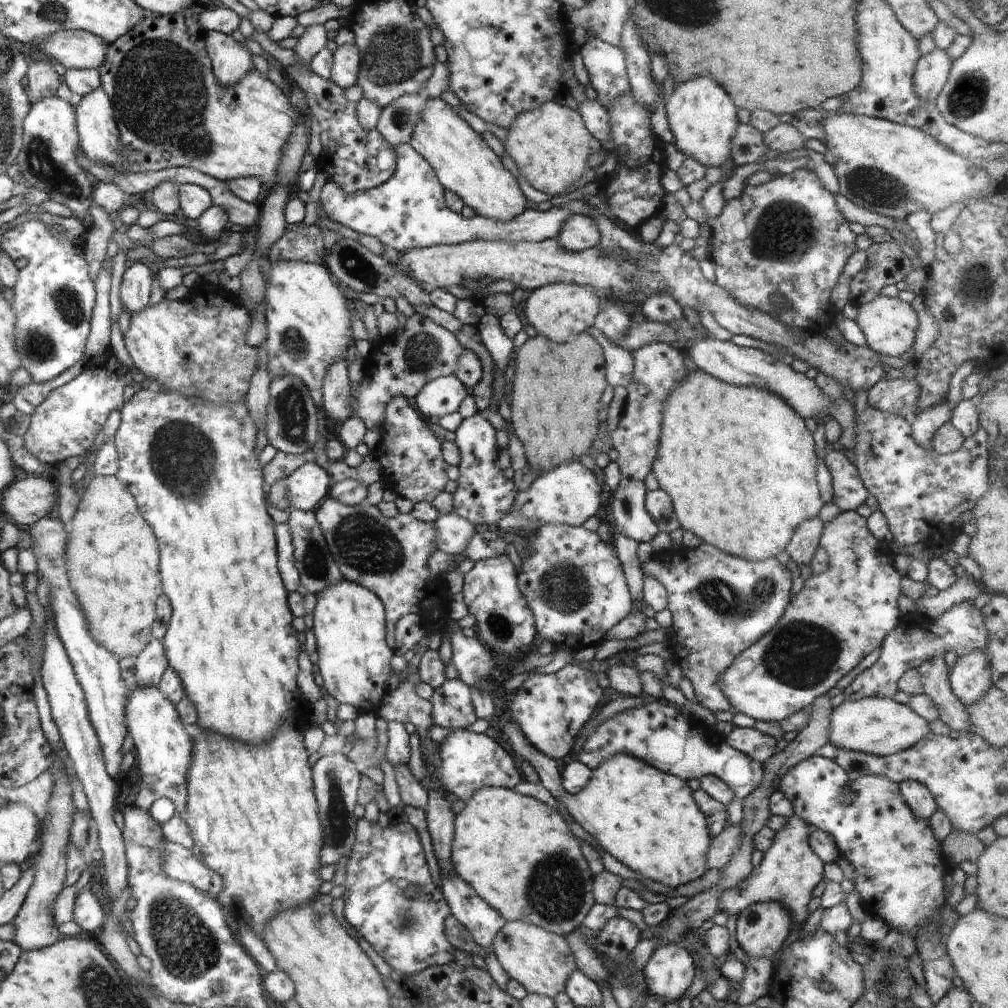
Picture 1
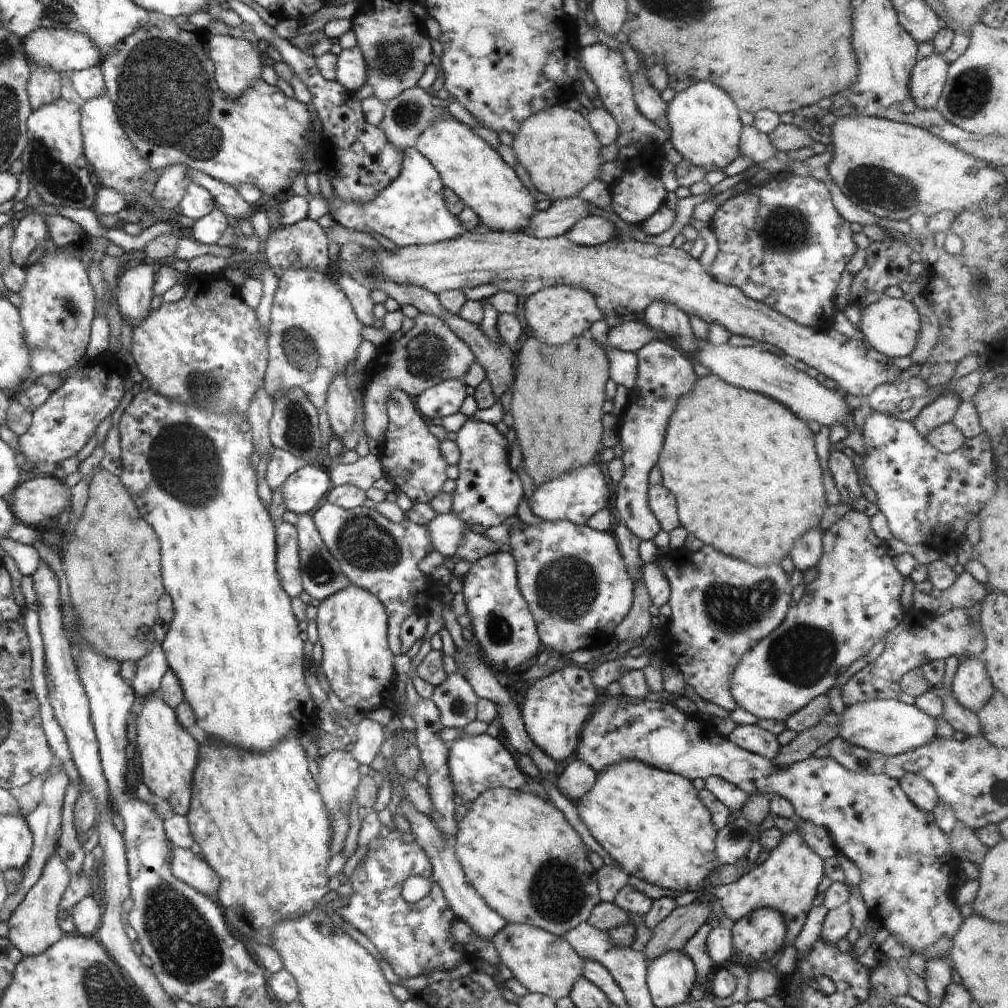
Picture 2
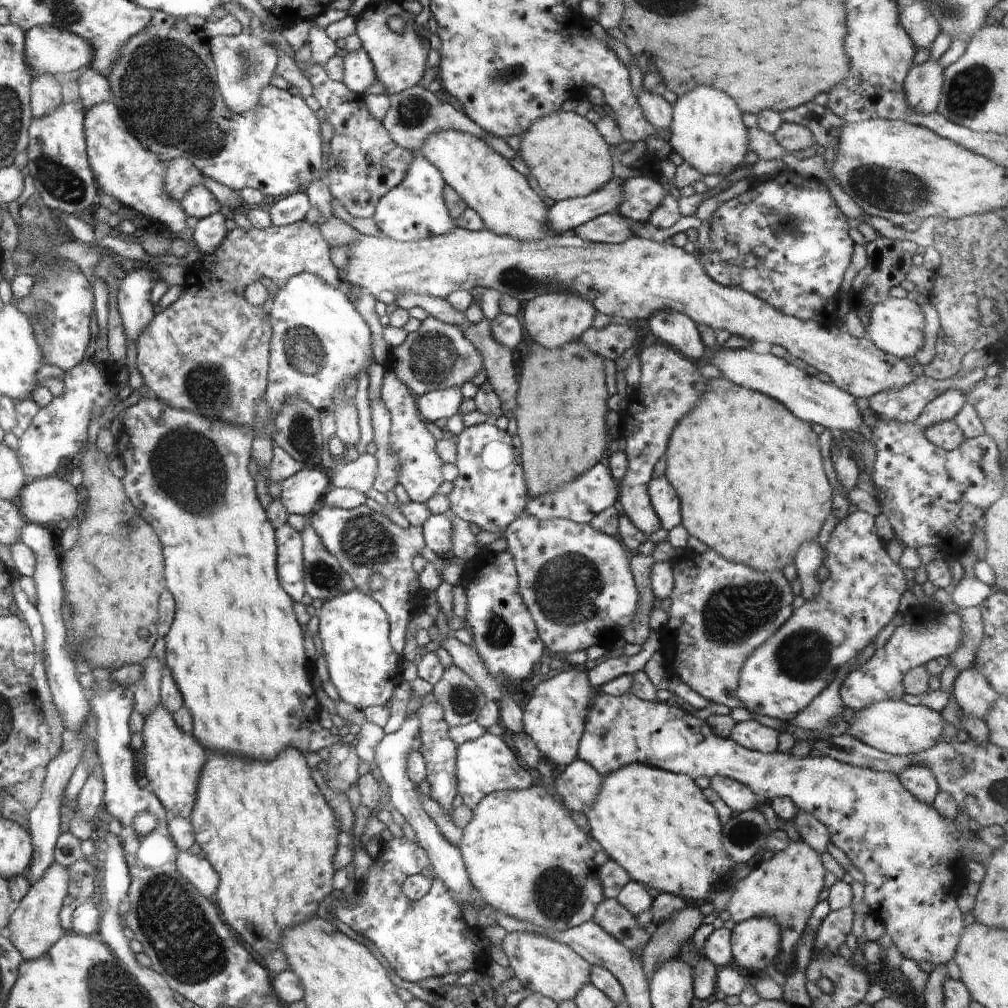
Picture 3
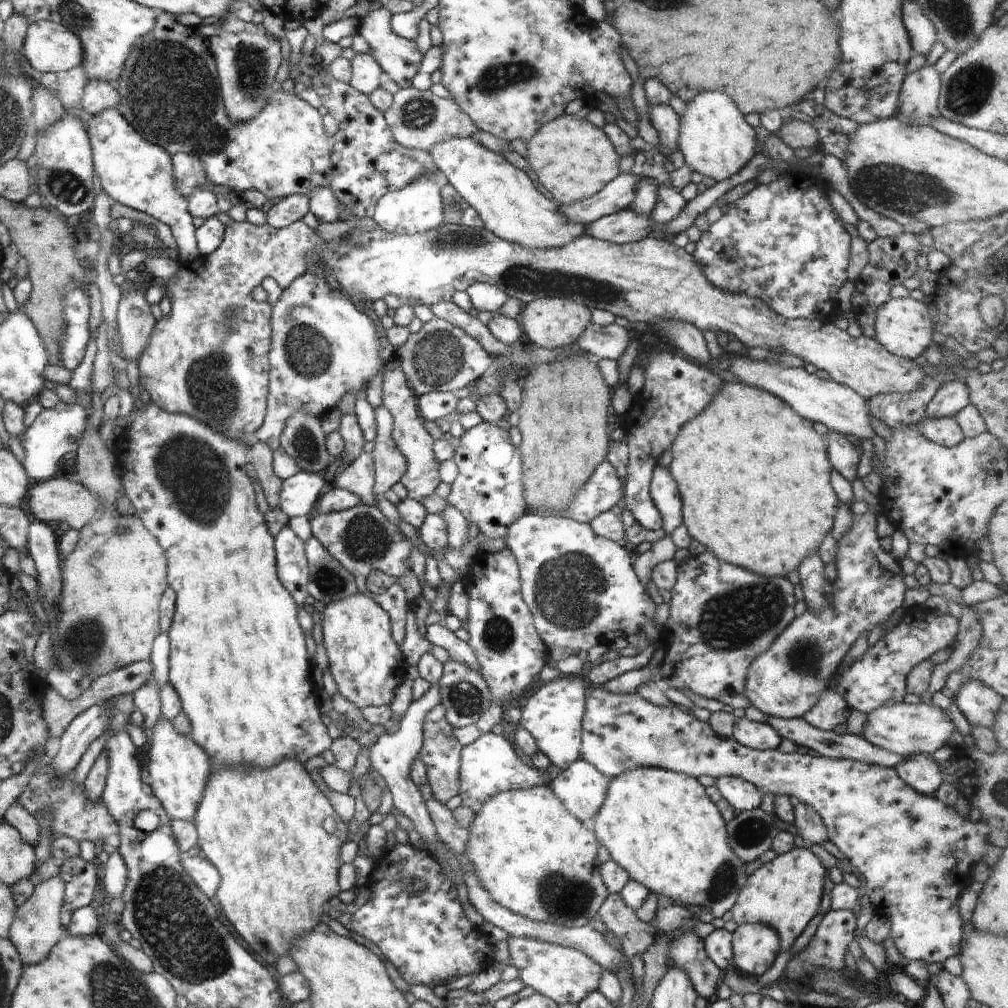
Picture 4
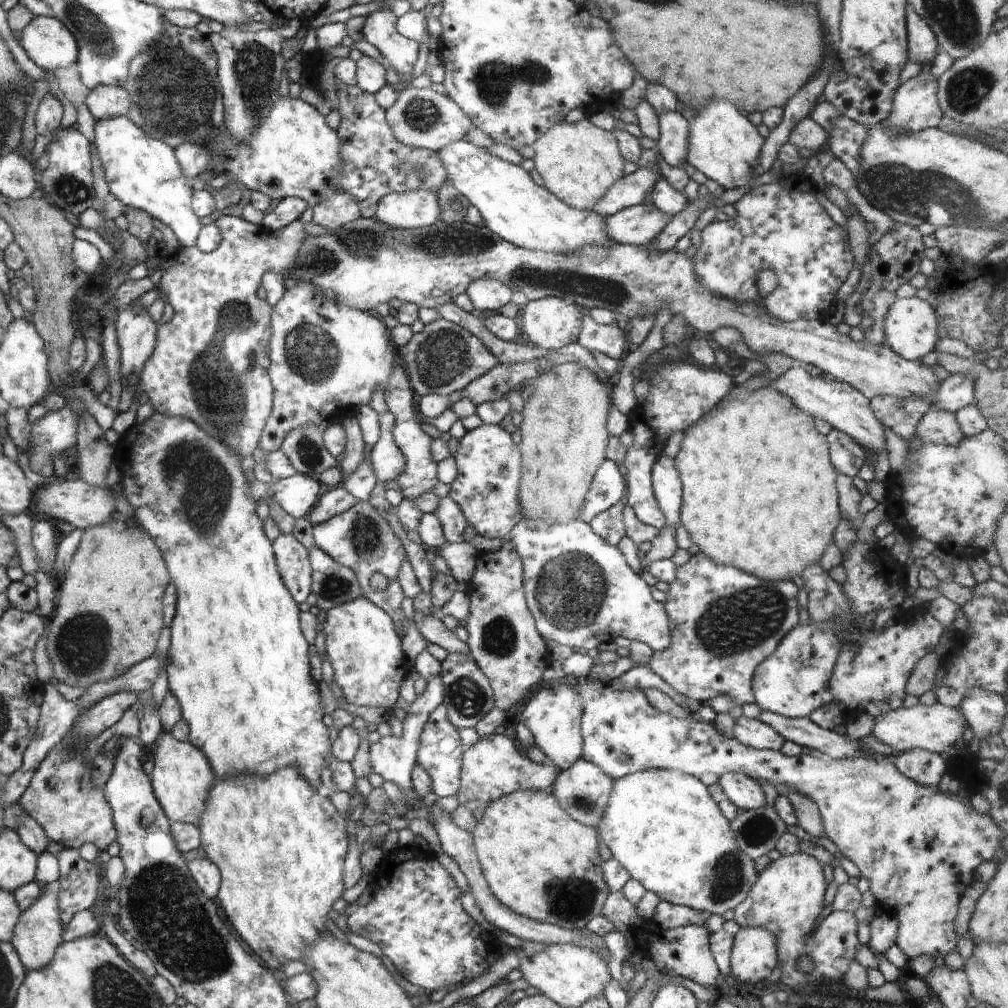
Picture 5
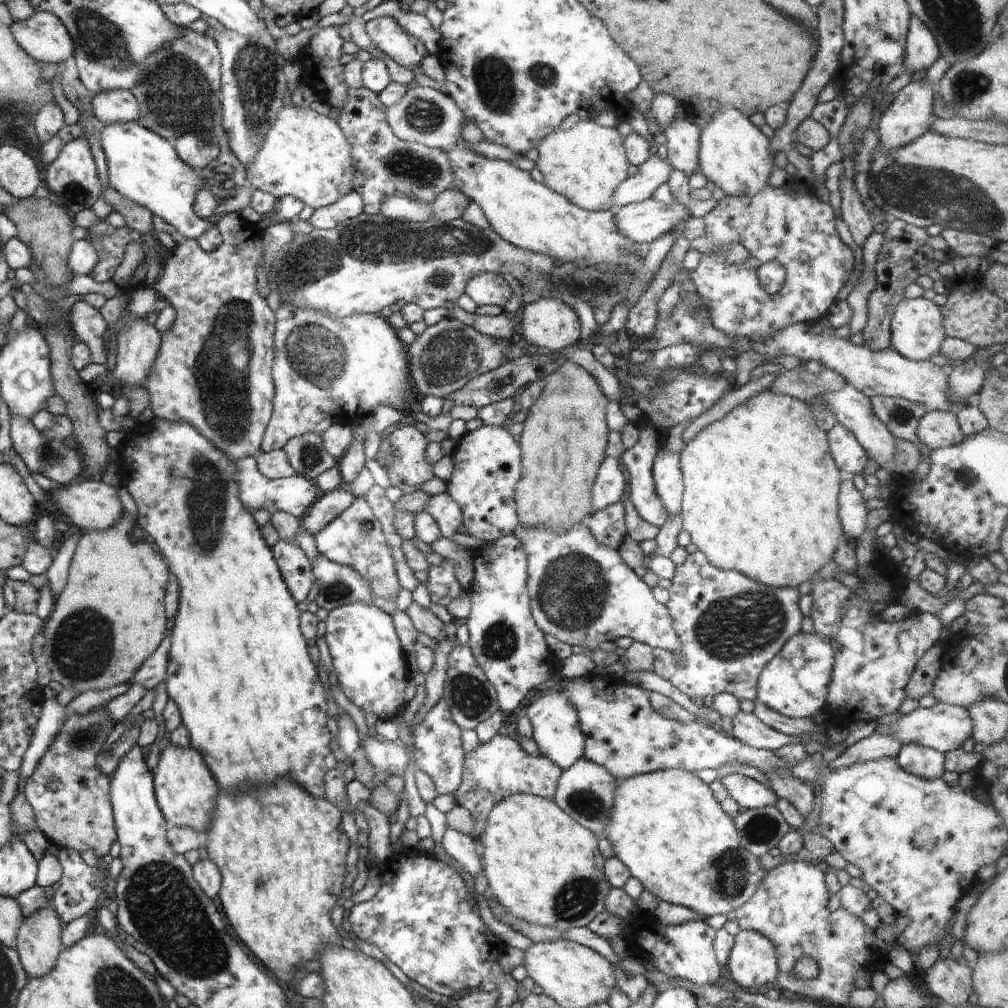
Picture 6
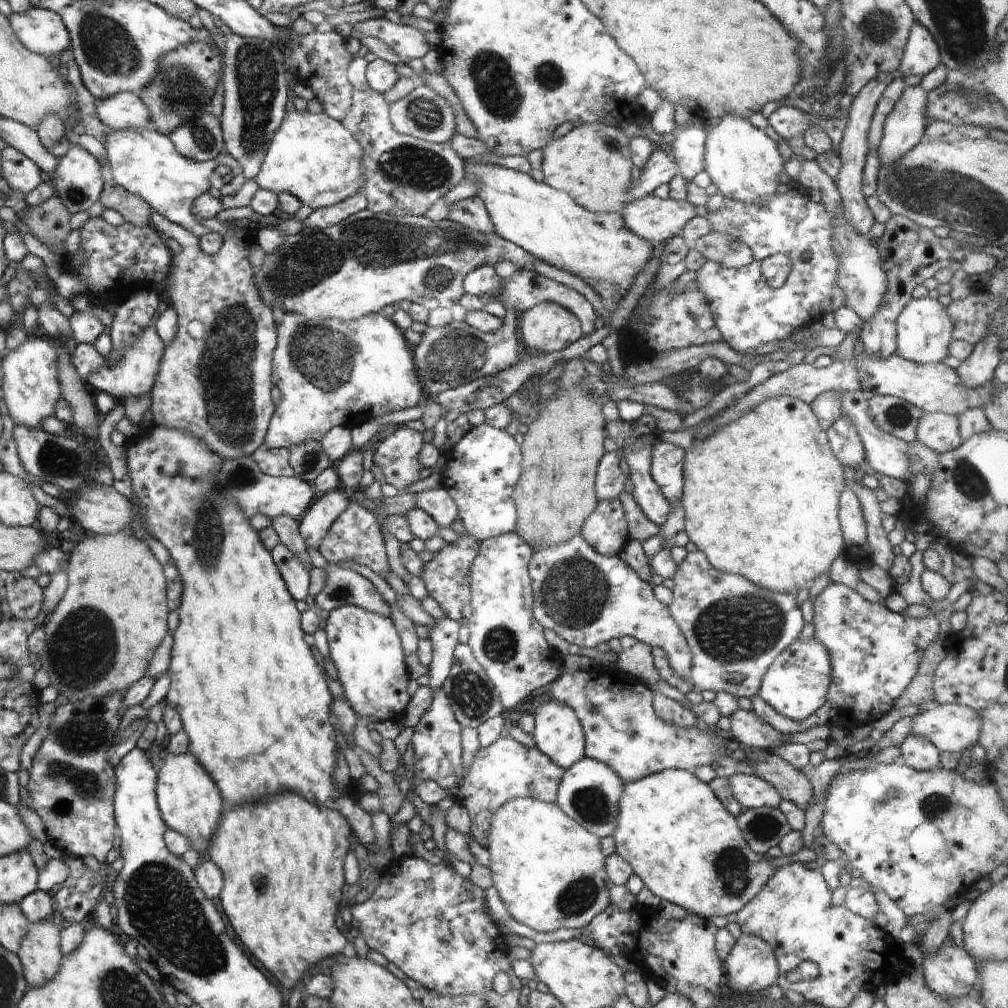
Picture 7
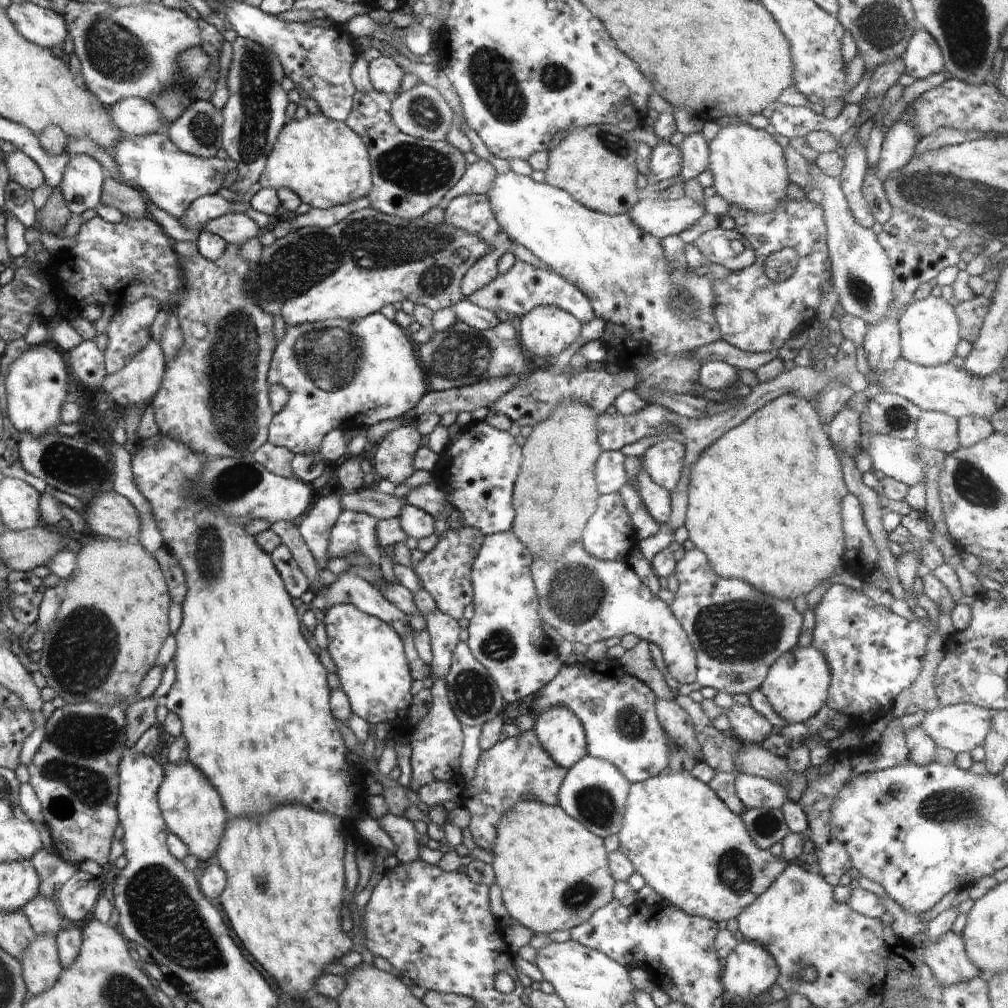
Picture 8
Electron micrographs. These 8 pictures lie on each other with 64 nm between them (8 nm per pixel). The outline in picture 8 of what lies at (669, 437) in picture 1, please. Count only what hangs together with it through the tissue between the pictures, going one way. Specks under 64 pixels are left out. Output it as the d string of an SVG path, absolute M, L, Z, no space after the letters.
M784 394L784 396L764 404L764 407L756 410L750 418L728 430L724 436L720 436L714 444L708 446L700 454L700 458L688 468L690 468L688 470L690 472L688 474L688 505L684 526L688 530L689 540L694 543L696 549L704 552L708 564L712 566L718 576L744 580L764 594L782 598L782 600L792 600L794 603L798 596L810 594L820 582L828 582L832 572L836 572L836 566L840 564L840 560L843 560L845 552L840 502L849 492L843 480L842 465L837 452L828 438L826 426L816 414L815 408L812 408L811 401L794 396L794 394Z

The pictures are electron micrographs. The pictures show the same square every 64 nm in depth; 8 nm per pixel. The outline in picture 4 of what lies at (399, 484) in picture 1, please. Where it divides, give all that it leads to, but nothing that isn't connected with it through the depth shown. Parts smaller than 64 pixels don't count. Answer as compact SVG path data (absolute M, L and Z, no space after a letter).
M396 358L386 361L383 366L383 406L393 416L392 438L398 450L406 459L407 469L399 480L406 487L407 496L420 501L434 493L440 484L439 460L432 450L435 441L424 427L424 419L417 407L417 396L408 386L406 375Z

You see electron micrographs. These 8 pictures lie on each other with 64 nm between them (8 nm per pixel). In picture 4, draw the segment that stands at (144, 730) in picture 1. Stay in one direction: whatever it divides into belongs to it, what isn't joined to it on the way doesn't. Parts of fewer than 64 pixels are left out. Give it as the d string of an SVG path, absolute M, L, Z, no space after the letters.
M166 717L159 718L148 740L150 741L148 774L156 798L170 819L194 822L204 789L214 771L209 756L190 736L176 732Z

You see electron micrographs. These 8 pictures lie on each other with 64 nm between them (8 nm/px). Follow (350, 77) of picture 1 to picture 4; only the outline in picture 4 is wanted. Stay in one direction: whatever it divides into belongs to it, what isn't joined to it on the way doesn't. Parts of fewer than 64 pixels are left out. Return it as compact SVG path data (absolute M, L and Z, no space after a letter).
M356 53L351 62L352 78L349 82L358 92L370 96L384 79L383 68L369 53Z

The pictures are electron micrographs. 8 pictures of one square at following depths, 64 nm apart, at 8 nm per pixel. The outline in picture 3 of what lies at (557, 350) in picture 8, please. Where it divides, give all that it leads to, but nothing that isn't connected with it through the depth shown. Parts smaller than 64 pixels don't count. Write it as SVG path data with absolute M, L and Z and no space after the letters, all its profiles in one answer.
M546 293L530 299L524 308L524 327L534 342L555 349L568 342L580 340L590 327L597 310L590 301L570 293Z

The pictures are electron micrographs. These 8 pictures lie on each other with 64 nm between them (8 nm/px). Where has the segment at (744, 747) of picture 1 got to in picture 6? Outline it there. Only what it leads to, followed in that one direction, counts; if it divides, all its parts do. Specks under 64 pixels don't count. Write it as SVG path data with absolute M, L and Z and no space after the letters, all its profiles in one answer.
M740 712L731 719L730 735L742 744L755 749L778 750L781 746L802 743L807 744L802 737L789 737L765 725L753 712Z

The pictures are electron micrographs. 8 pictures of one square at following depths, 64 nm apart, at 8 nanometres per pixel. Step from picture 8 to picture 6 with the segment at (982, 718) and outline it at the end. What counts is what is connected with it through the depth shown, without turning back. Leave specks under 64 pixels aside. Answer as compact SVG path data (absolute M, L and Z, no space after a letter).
M937 703L930 708L918 707L908 715L900 718L896 723L889 727L881 726L884 735L894 733L906 743L918 743L925 747L930 747L945 754L949 750L962 747L967 738L972 737L973 720L969 712L961 706L946 703Z

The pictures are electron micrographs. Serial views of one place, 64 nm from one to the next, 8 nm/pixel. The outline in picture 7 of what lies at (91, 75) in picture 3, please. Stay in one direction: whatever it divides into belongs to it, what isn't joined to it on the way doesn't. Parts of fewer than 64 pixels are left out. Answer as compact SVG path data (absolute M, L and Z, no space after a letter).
M134 93L115 94L114 97L94 102L93 114L110 126L118 129L150 129L151 114L141 98Z

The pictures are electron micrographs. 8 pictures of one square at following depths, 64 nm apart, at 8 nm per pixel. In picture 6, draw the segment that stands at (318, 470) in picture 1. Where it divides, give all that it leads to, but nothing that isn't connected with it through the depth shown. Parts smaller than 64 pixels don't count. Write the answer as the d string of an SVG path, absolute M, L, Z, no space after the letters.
M244 457L235 461L233 476L237 482L239 497L243 505L252 514L258 509L266 509L270 514L284 511L302 520L308 508L316 502L320 495L316 484L304 475L294 474L291 477L269 479L258 470L257 462L253 457Z

